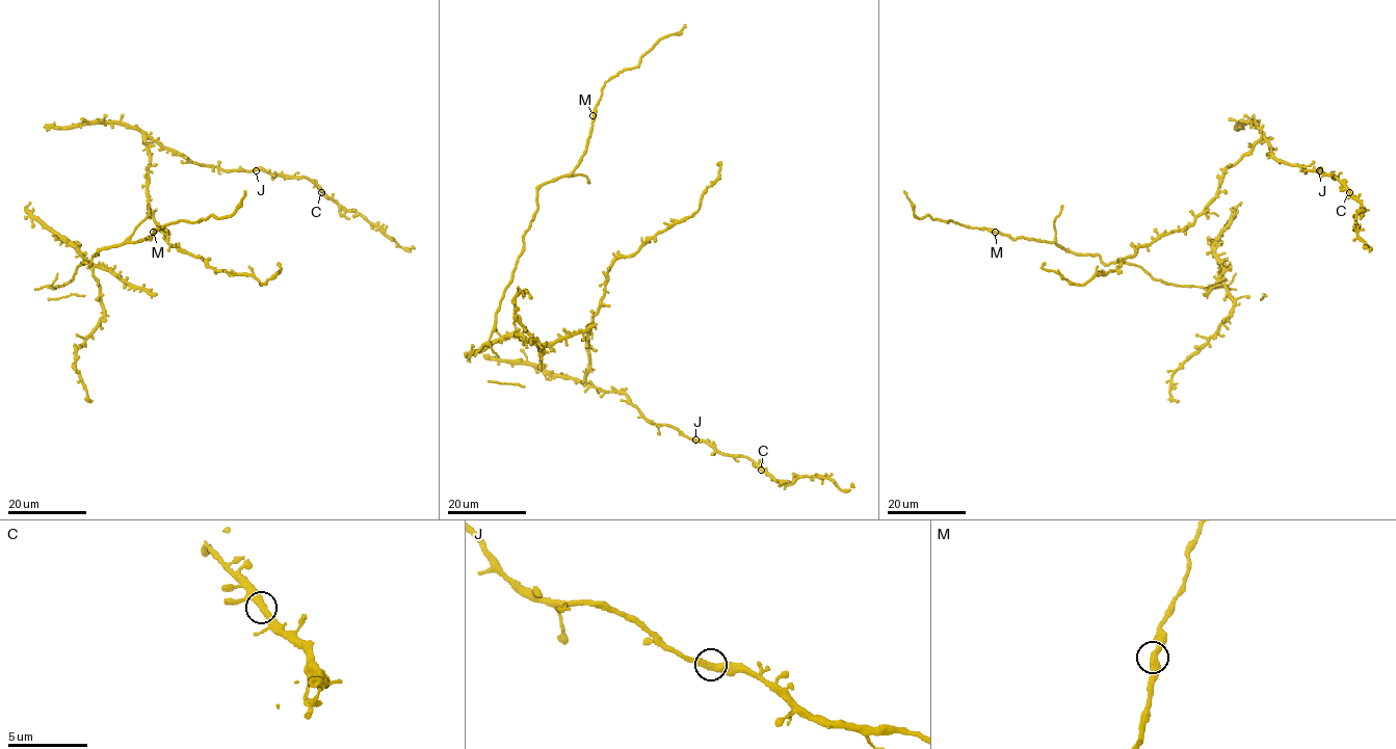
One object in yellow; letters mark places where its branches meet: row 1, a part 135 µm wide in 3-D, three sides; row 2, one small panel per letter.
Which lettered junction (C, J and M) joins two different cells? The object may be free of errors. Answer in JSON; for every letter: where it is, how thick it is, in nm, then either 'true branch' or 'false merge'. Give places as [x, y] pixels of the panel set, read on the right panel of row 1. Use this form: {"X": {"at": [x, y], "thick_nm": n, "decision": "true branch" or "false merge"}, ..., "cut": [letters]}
{"C": {"at": [1349, 192], "thick_nm": 440, "decision": "true branch"}, "J": {"at": [1319, 170], "thick_nm": 440, "decision": "true branch"}, "M": {"at": [995, 232], "thick_nm": 440, "decision": "true branch"}, "cut": []}

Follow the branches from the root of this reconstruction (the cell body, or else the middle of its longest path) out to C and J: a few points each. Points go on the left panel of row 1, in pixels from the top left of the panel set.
C: (151, 211), (147, 195), (147, 136), (200, 164), (225, 170), (265, 170), (304, 177), (321, 192)
J: (151, 211), (147, 195), (147, 136), (200, 164), (225, 170), (256, 170)

